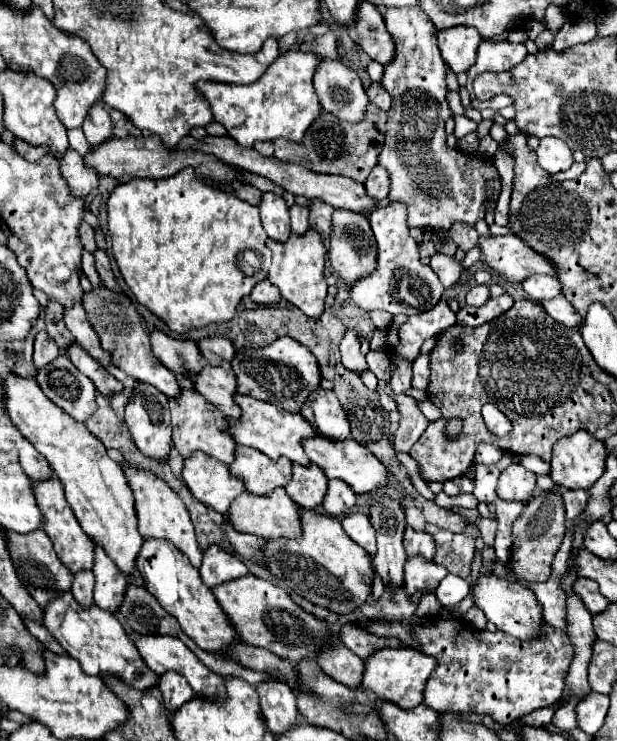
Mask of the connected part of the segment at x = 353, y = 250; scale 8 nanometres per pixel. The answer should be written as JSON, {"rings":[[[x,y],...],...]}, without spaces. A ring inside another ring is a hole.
{"rings":[[[334,209],[328,259],[334,267],[334,271],[348,285],[352,285],[354,281],[358,281],[364,275],[370,275],[376,269],[376,241],[374,241],[374,233],[370,229],[370,221],[364,215],[352,213],[346,209]]]}

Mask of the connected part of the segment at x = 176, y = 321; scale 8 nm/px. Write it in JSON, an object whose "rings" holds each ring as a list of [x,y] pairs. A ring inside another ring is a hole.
{"rings":[[[182,169],[180,173],[176,173],[168,179],[130,179],[128,183],[120,183],[108,195],[106,217],[108,217],[108,233],[112,237],[112,255],[118,263],[118,269],[120,269],[124,281],[128,283],[130,291],[134,293],[136,301],[146,305],[152,313],[156,313],[174,333],[188,333],[192,327],[204,327],[208,323],[230,321],[234,317],[234,311],[236,311],[238,303],[242,301],[242,297],[250,295],[252,287],[266,279],[266,273],[268,273],[268,267],[270,267],[270,249],[266,247],[268,235],[262,227],[258,209],[248,205],[246,201],[240,201],[234,193],[228,193],[228,191],[222,191],[218,187],[206,185],[202,179],[198,179],[192,173],[192,169]],[[244,251],[252,251],[252,265],[244,261]]]}

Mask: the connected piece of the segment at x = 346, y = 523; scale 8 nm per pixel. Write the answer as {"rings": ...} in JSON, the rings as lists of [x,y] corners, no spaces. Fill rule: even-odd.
{"rings":[[[350,513],[342,519],[342,527],[352,541],[356,541],[368,553],[376,553],[376,533],[370,525],[370,519],[364,513]]]}

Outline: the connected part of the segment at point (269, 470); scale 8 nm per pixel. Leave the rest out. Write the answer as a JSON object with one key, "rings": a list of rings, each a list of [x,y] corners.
{"rings":[[[236,445],[236,461],[228,465],[228,469],[256,495],[268,495],[276,487],[284,487],[292,477],[292,463],[286,457],[272,461],[264,453],[244,445]]]}

